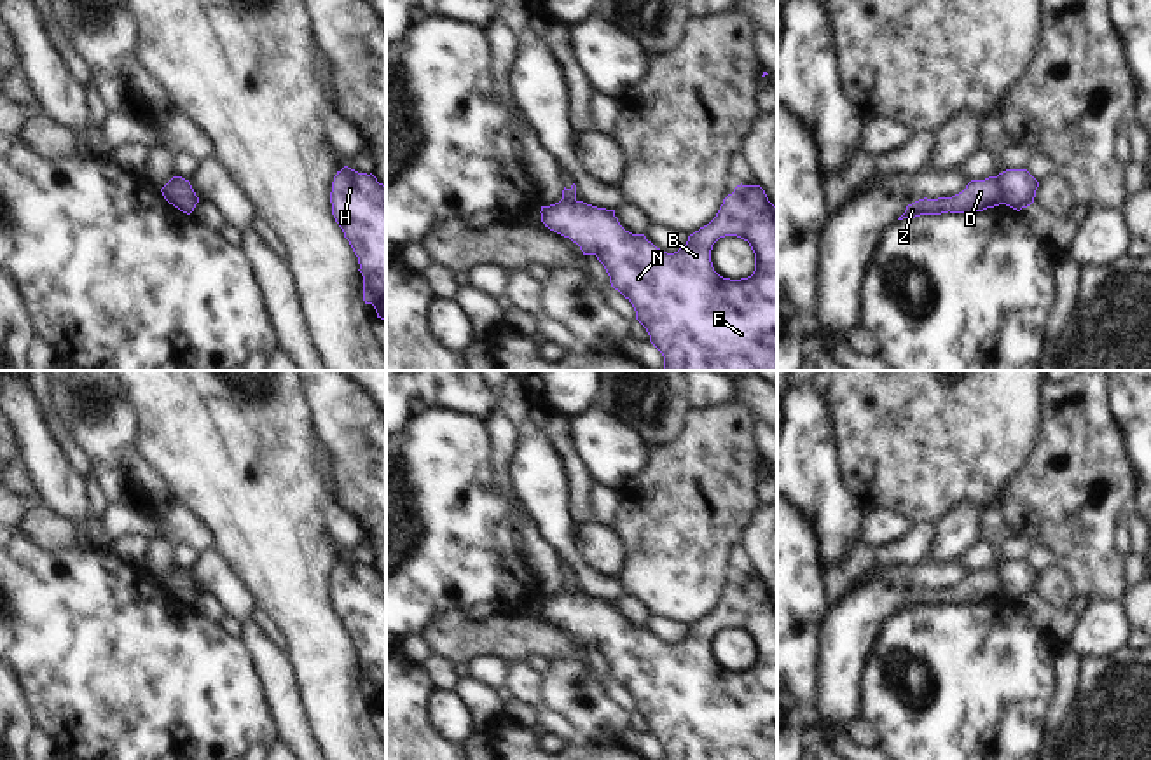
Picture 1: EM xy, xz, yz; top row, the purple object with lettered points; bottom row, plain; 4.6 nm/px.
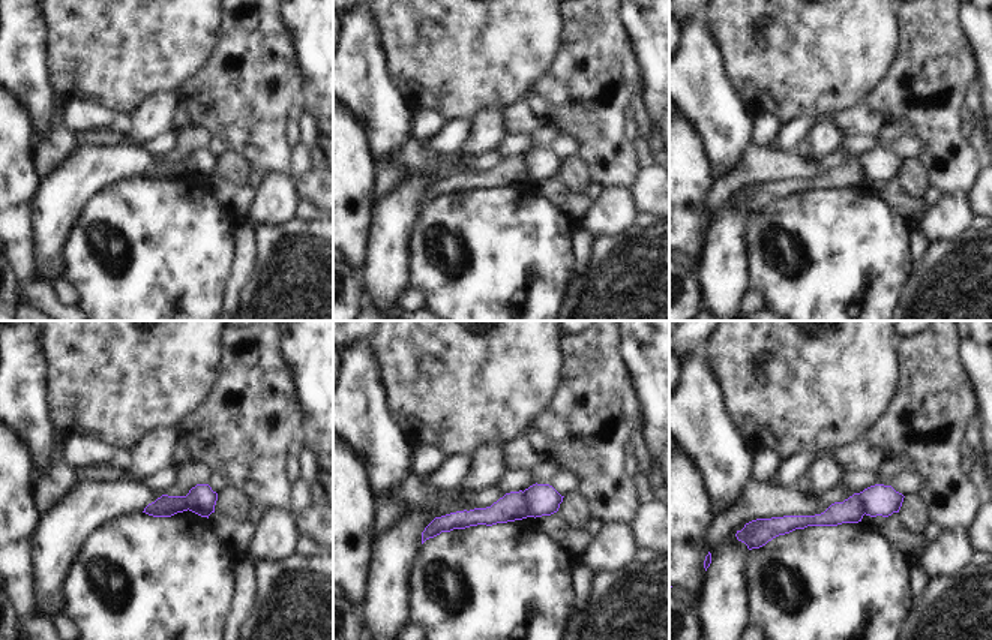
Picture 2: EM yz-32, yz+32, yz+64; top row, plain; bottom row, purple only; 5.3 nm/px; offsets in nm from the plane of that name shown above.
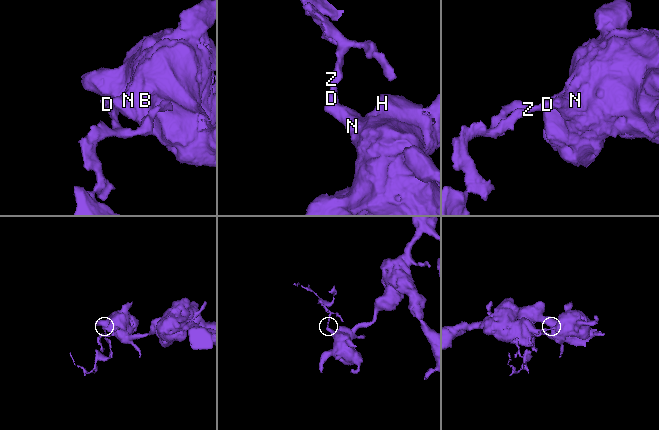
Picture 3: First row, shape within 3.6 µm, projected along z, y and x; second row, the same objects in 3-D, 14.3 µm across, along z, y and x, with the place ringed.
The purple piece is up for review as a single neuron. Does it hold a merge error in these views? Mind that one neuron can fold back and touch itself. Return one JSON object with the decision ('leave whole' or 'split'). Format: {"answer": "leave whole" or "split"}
{"answer": "split"}

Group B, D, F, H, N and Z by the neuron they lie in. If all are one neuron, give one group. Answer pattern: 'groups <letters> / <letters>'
groups B F H N / D Z

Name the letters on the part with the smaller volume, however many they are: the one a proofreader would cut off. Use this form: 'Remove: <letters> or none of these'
Remove: D, Z

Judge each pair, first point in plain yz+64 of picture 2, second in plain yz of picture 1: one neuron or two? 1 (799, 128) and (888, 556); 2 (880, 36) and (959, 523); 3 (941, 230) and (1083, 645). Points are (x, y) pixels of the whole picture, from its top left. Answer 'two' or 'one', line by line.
1: one
2: two
3: one

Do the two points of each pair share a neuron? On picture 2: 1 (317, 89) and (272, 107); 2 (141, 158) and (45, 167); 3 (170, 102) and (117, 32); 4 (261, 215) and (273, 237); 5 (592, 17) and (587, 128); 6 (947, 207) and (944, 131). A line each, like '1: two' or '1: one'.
1: two
2: two
3: two
4: two
5: one
6: two

